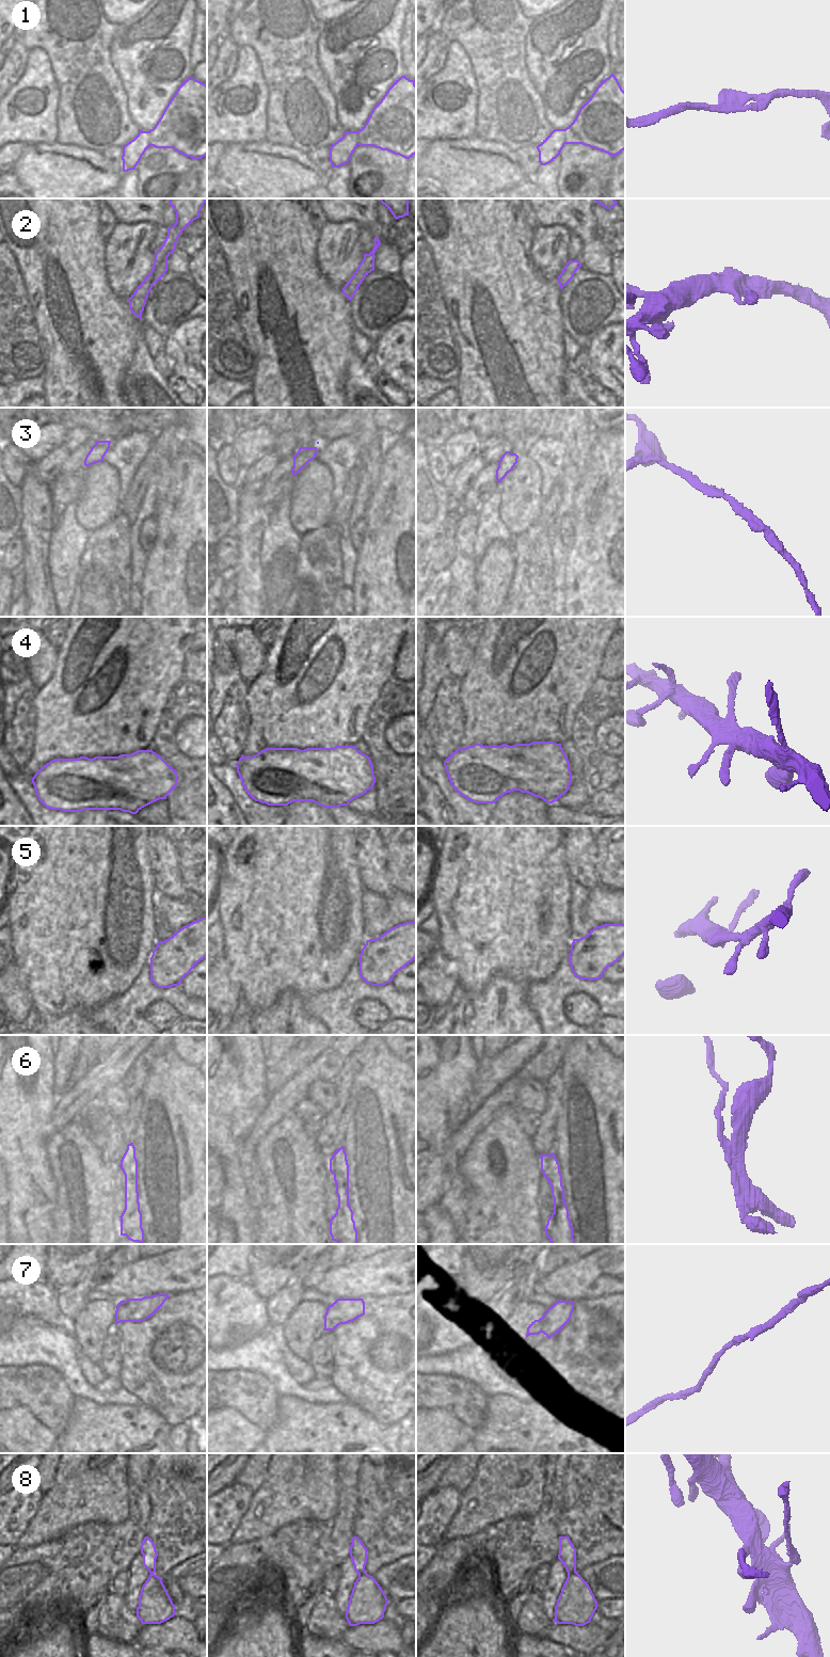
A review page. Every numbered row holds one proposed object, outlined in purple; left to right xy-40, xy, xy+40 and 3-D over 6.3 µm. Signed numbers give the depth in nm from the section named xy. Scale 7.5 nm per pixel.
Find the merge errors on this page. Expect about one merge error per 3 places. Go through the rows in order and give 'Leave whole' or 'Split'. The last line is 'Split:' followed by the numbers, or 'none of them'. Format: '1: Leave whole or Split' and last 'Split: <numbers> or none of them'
1: Leave whole
2: Leave whole
3: Leave whole
4: Leave whole
5: Leave whole
6: Split
7: Leave whole
8: Leave whole
Split: 6

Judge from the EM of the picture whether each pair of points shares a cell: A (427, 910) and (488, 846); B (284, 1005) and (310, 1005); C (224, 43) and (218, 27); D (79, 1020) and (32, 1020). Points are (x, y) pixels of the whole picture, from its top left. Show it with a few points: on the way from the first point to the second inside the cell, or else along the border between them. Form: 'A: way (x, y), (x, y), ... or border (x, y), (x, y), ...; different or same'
A: border (427, 894), (431, 897), (431, 905), (434, 910); different
B: border (303, 997), (303, 1008), (322, 1022); different
C: border (226, 32), (218, 41); different
D: way (67, 1023), (44, 1023); same

